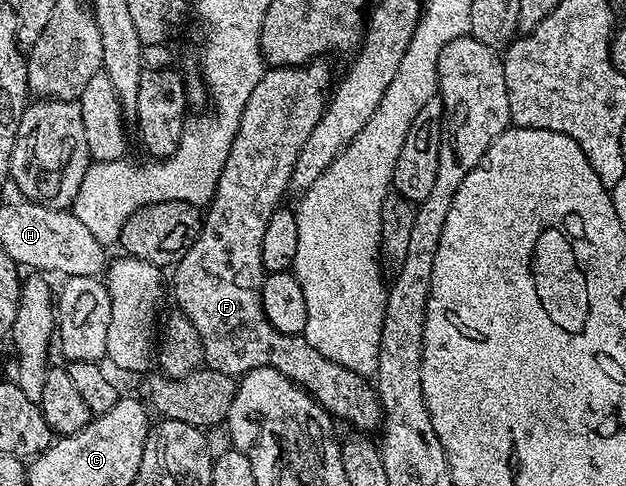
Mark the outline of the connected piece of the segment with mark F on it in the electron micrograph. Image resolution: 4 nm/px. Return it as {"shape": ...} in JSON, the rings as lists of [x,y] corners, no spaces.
{"shape":[[[317,58],[308,61],[306,66],[272,66],[264,71],[258,86],[254,86],[250,99],[246,101],[246,108],[242,110],[238,132],[234,134],[226,166],[218,178],[216,193],[207,205],[200,235],[174,266],[173,272],[176,273],[170,276],[170,288],[176,291],[176,304],[180,307],[177,309],[192,322],[194,330],[198,330],[204,351],[203,363],[207,367],[218,370],[218,374],[237,378],[255,368],[278,370],[297,386],[305,388],[328,411],[329,416],[353,424],[356,427],[353,429],[361,433],[372,434],[382,424],[380,399],[375,387],[365,377],[346,370],[344,366],[338,366],[336,362],[330,362],[328,358],[322,358],[322,354],[310,346],[303,334],[287,336],[274,330],[262,310],[262,286],[266,275],[262,266],[262,238],[266,238],[266,226],[270,226],[270,218],[281,207],[283,200],[280,199],[284,191],[289,191],[294,162],[298,162],[298,154],[302,146],[306,146],[310,130],[318,126],[320,115],[330,99],[334,76],[332,80],[332,72],[324,63],[323,59]]]}

